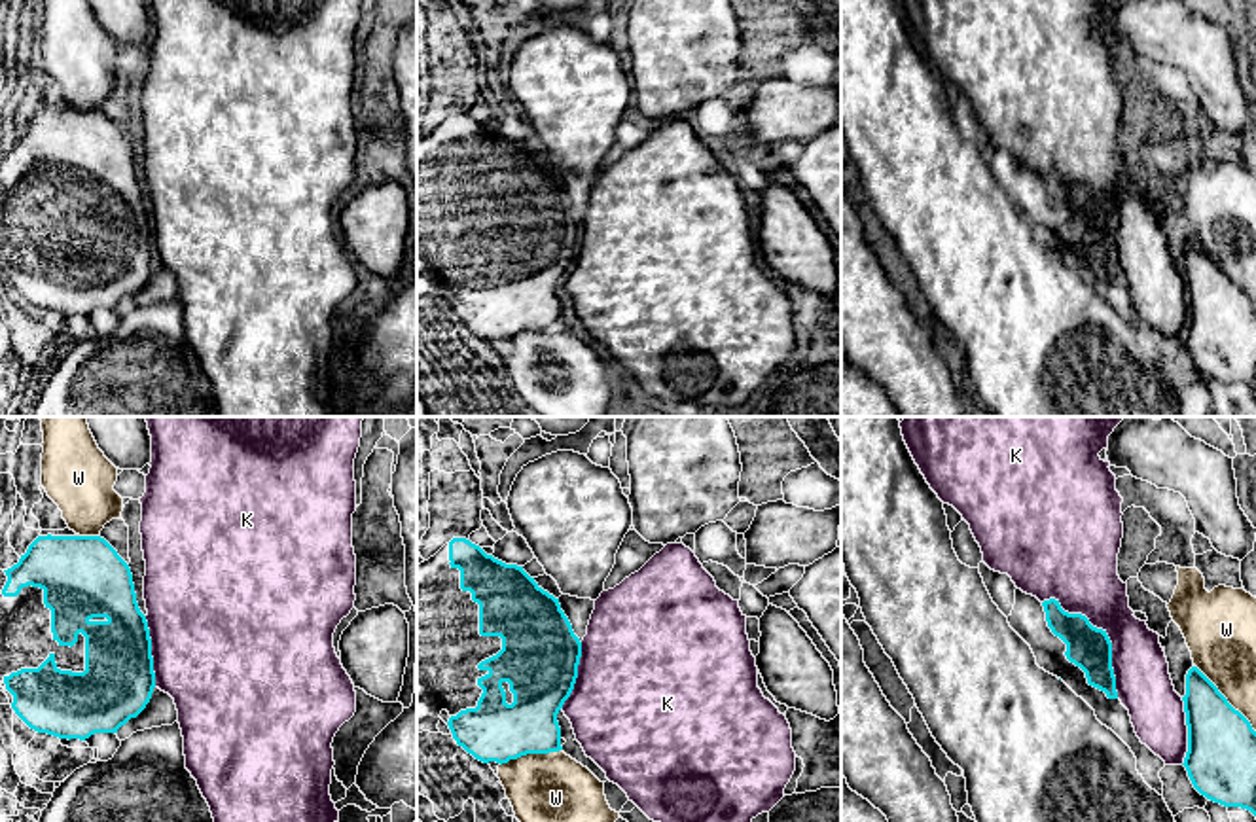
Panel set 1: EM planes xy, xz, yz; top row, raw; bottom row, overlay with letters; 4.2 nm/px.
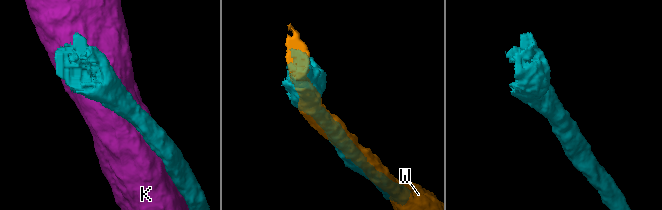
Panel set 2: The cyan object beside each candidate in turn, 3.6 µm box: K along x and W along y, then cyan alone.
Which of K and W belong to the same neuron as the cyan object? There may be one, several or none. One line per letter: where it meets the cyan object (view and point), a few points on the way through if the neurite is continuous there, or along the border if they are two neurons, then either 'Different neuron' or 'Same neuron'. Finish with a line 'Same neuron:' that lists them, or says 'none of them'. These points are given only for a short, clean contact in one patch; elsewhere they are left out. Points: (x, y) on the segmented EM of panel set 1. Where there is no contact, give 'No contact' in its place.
K: Touches cyan at yz (1107, 635). Different neuron
W: Touches cyan at yz (1226, 699). Different neuron
Same neuron: none of them

